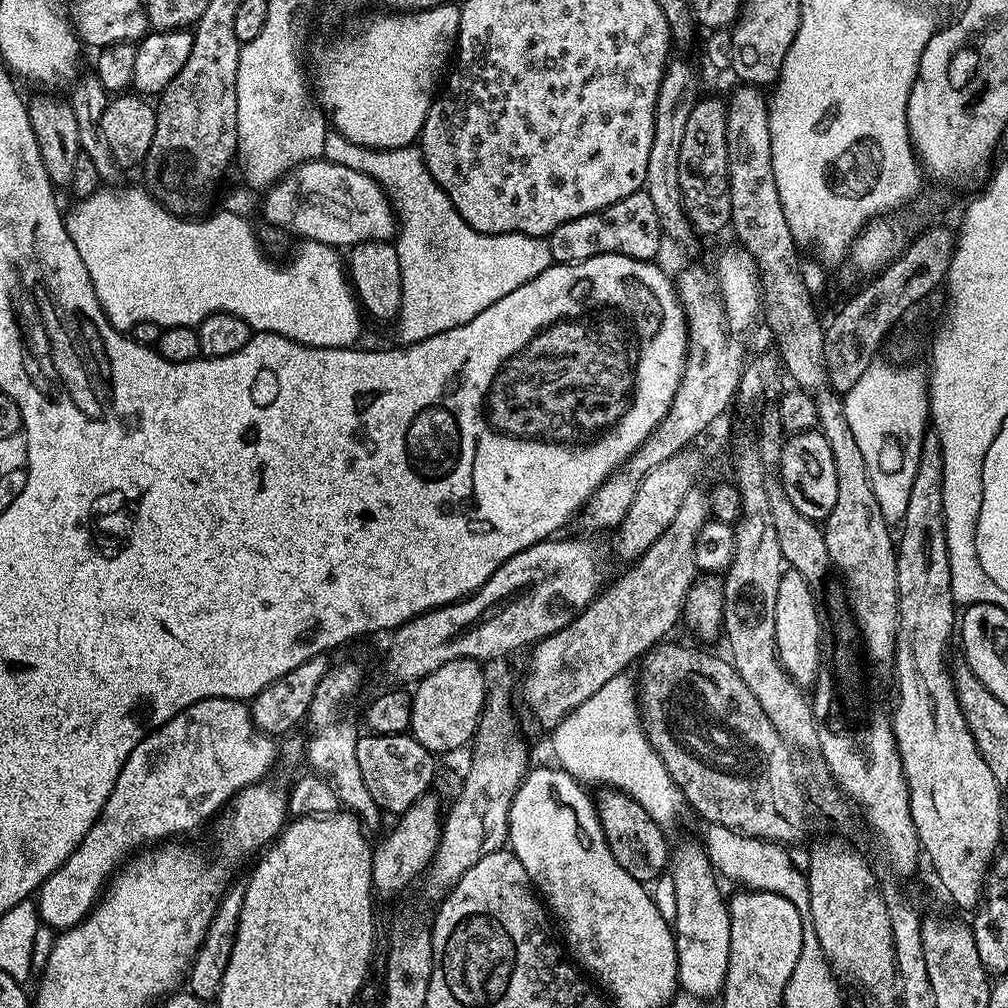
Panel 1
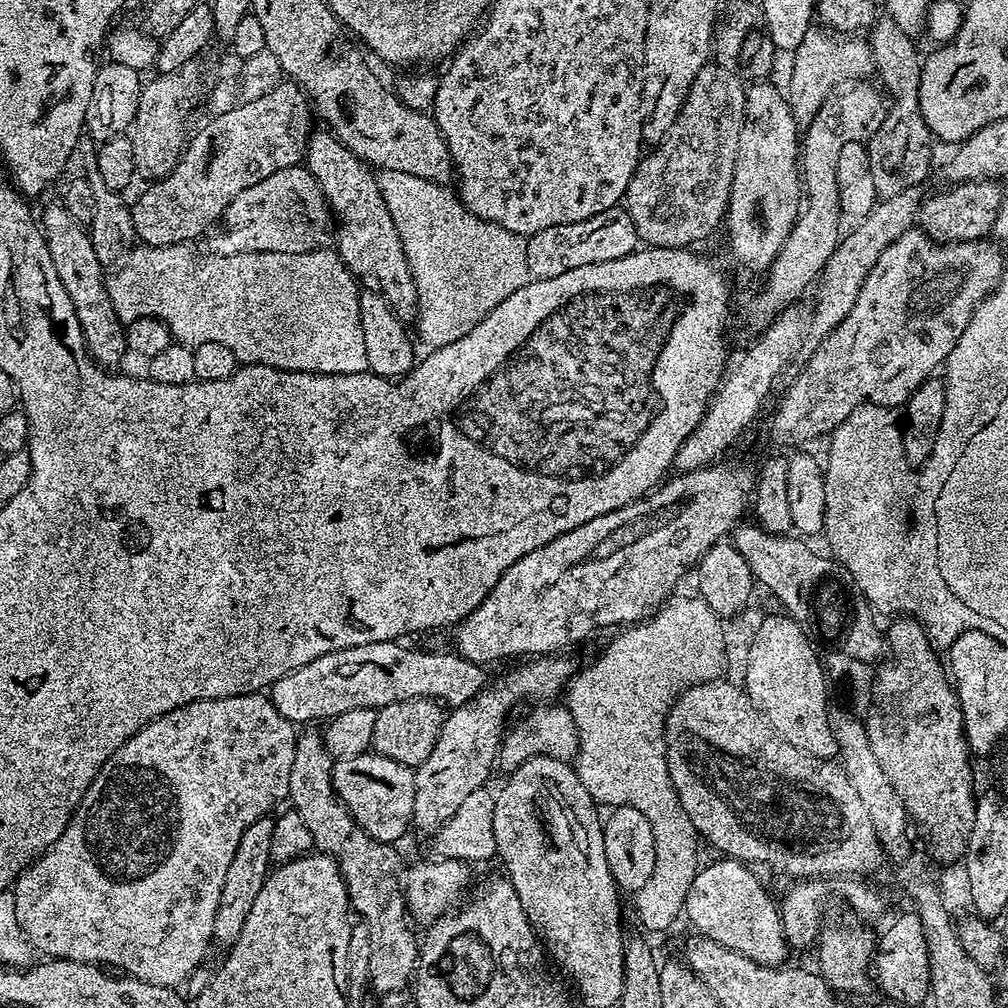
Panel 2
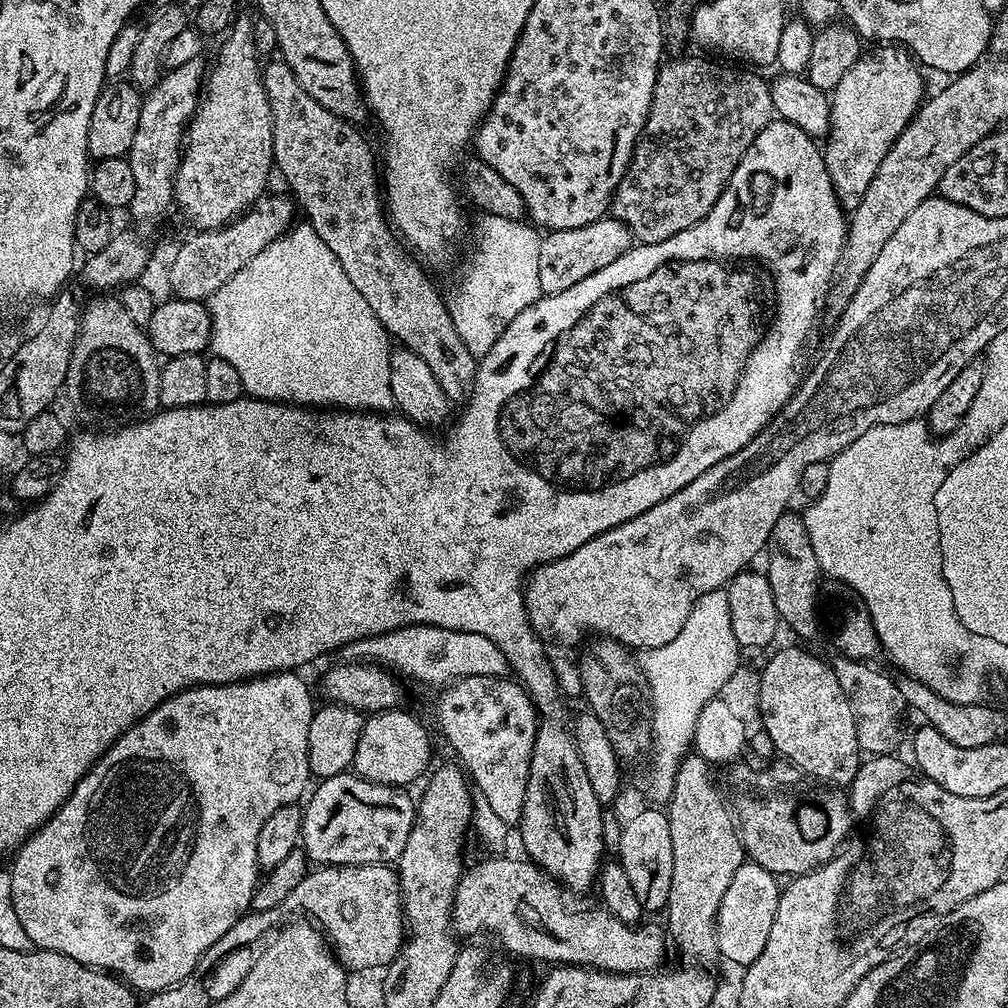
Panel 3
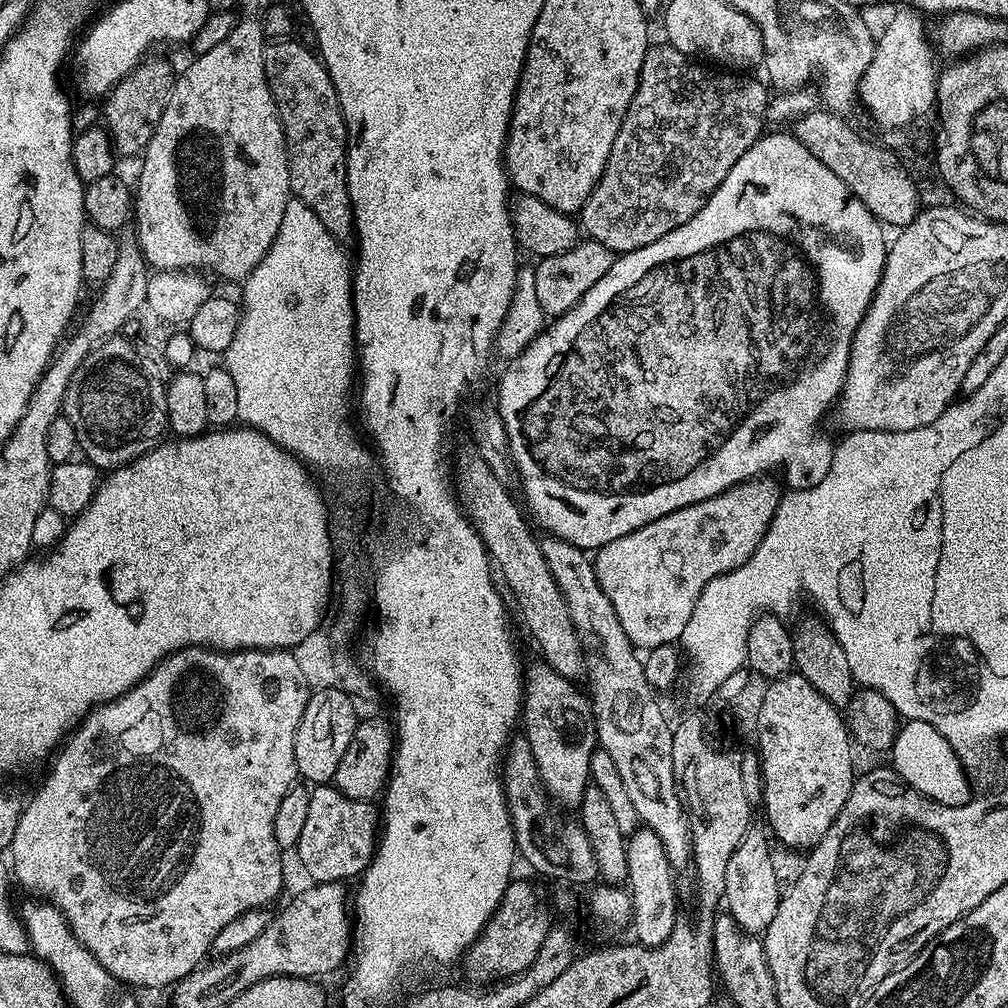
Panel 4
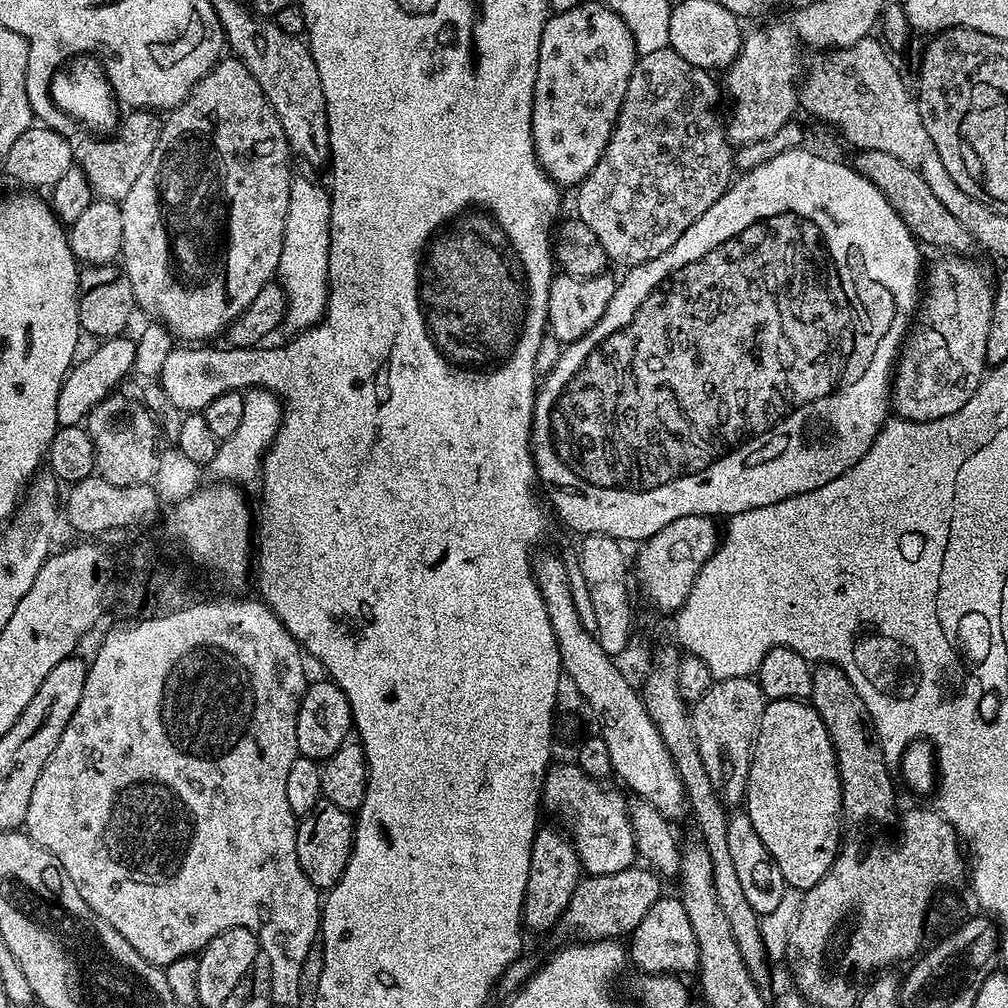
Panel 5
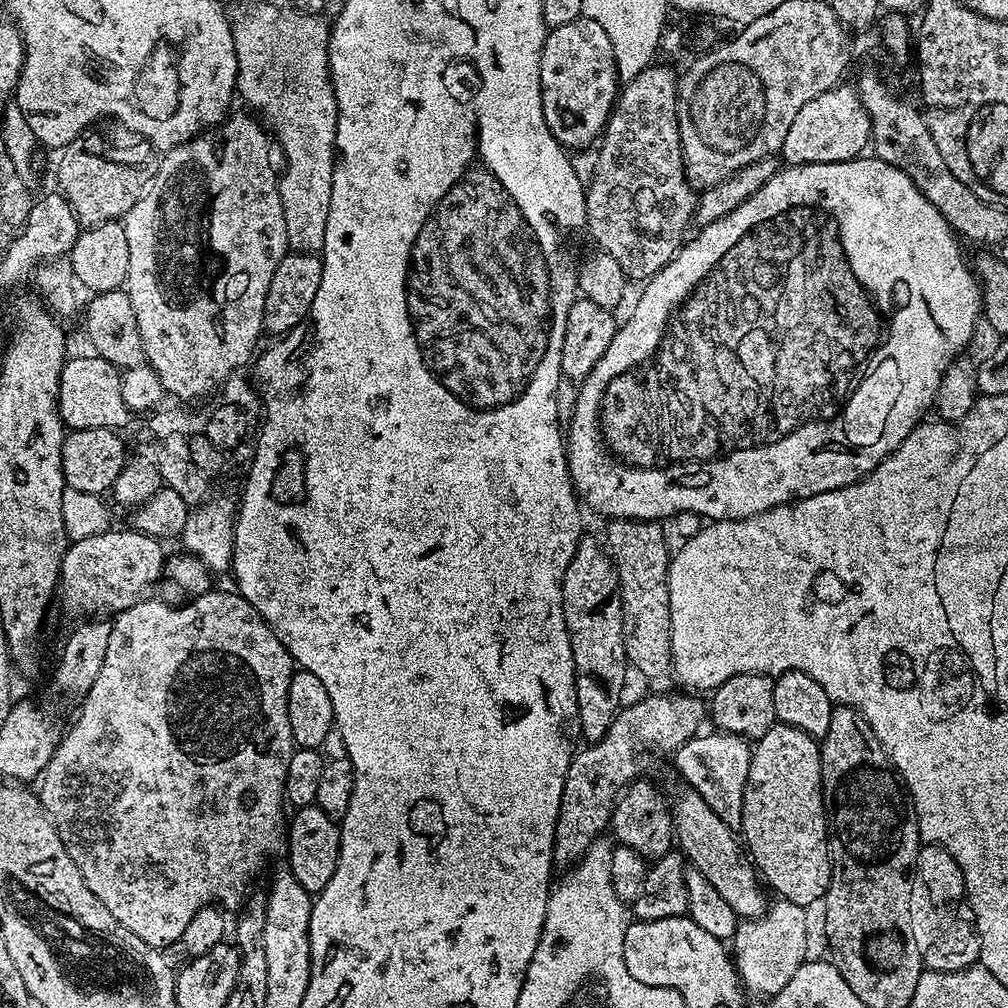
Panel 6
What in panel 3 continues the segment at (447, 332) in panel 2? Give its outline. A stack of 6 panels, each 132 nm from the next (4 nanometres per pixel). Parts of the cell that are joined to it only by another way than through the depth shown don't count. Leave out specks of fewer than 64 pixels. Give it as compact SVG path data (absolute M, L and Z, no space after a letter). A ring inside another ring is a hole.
M487 214L479 217L476 224L476 241L472 244L472 253L456 280L456 289L450 296L450 311L454 330L458 330L458 338L466 342L470 354L482 357L498 342L510 322L522 314L531 304L540 299L542 293L538 282L538 250L542 239L541 233L531 223L510 218L500 218Z

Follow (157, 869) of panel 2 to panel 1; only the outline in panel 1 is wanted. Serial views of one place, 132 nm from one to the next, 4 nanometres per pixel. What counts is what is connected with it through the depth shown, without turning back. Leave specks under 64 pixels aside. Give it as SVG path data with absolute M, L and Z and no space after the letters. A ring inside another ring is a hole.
M199 700L162 727L152 729L138 746L134 746L130 758L126 758L126 766L122 766L118 782L114 782L114 790L110 790L110 798L106 798L106 806L102 806L100 817L94 826L90 826L86 838L82 838L63 866L40 885L38 911L41 921L53 930L81 924L96 907L108 881L129 857L157 842L168 842L183 837L180 836L183 832L202 827L220 807L231 805L232 798L243 788L261 783L267 777L264 775L276 764L276 752L278 756L277 741L253 722L249 705L242 700Z

